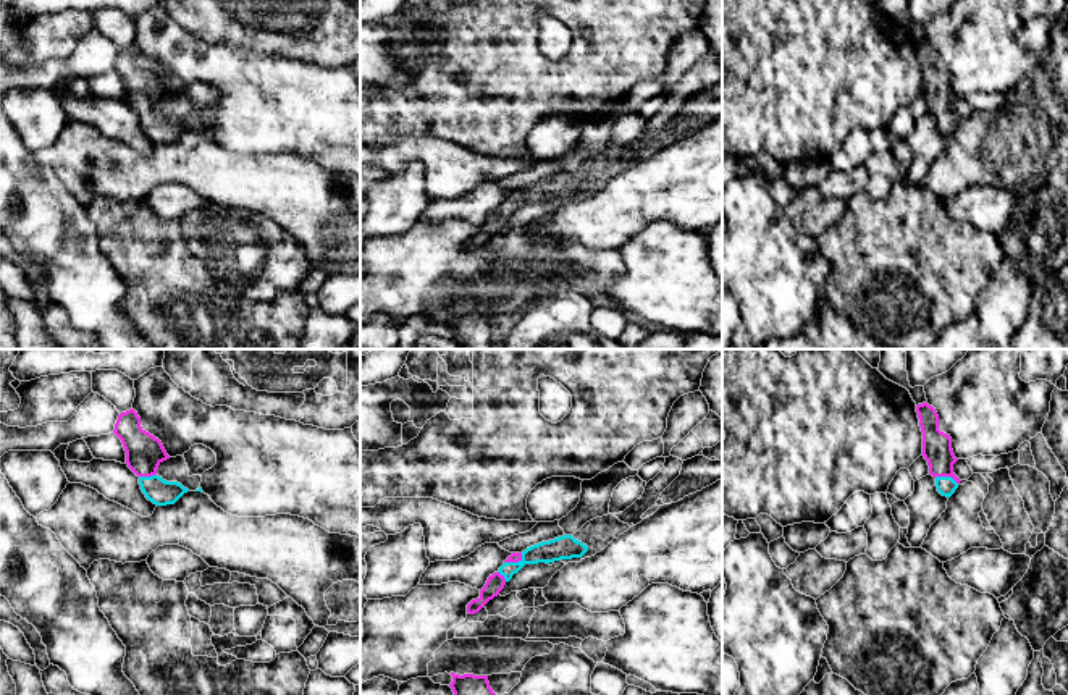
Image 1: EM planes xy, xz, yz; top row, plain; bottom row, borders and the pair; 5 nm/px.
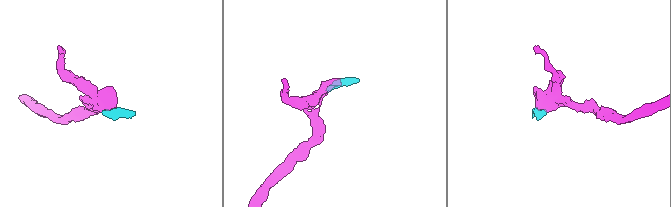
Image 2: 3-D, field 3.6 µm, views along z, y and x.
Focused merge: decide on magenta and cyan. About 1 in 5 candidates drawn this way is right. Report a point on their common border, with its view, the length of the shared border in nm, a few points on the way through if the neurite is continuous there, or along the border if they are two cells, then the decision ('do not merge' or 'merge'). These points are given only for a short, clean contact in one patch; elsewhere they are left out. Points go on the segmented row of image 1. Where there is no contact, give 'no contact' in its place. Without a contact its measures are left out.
contact yz (946, 475); length 120 nm; way yz (937, 451), (941, 469), (946, 475), (946, 485); merge

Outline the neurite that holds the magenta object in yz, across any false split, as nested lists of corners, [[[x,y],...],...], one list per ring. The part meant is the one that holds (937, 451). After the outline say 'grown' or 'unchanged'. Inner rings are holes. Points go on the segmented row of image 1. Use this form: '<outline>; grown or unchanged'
[[[927,402],[916,406],[919,427],[923,432],[923,456],[927,461],[929,474],[936,478],[937,491],[950,498],[961,482],[953,474],[958,461],[952,449],[950,435],[939,430],[939,415]]]; grown

